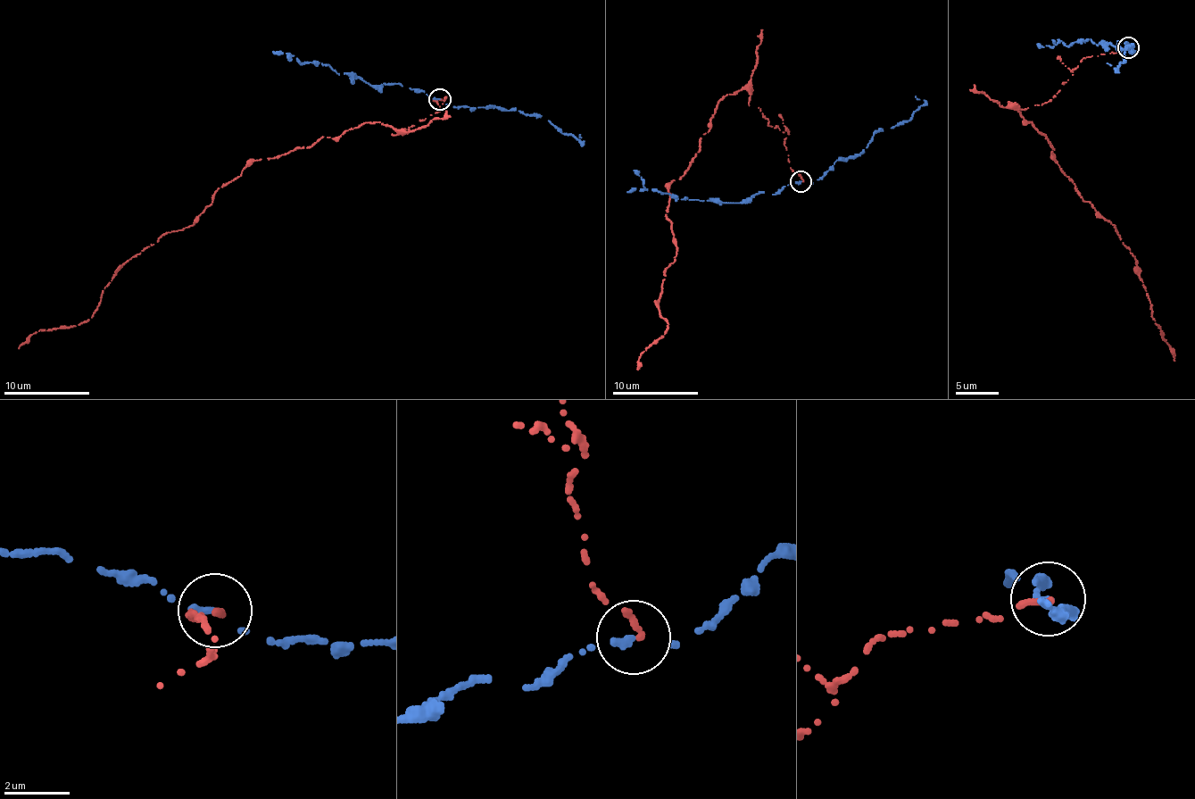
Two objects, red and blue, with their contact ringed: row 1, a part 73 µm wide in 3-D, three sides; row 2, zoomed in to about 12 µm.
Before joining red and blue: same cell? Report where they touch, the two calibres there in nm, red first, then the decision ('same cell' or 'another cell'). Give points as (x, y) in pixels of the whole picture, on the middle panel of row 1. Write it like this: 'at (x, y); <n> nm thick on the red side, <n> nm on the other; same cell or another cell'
at (800, 181); 180 nm thick on the red side, 150 nm on the other; another cell

